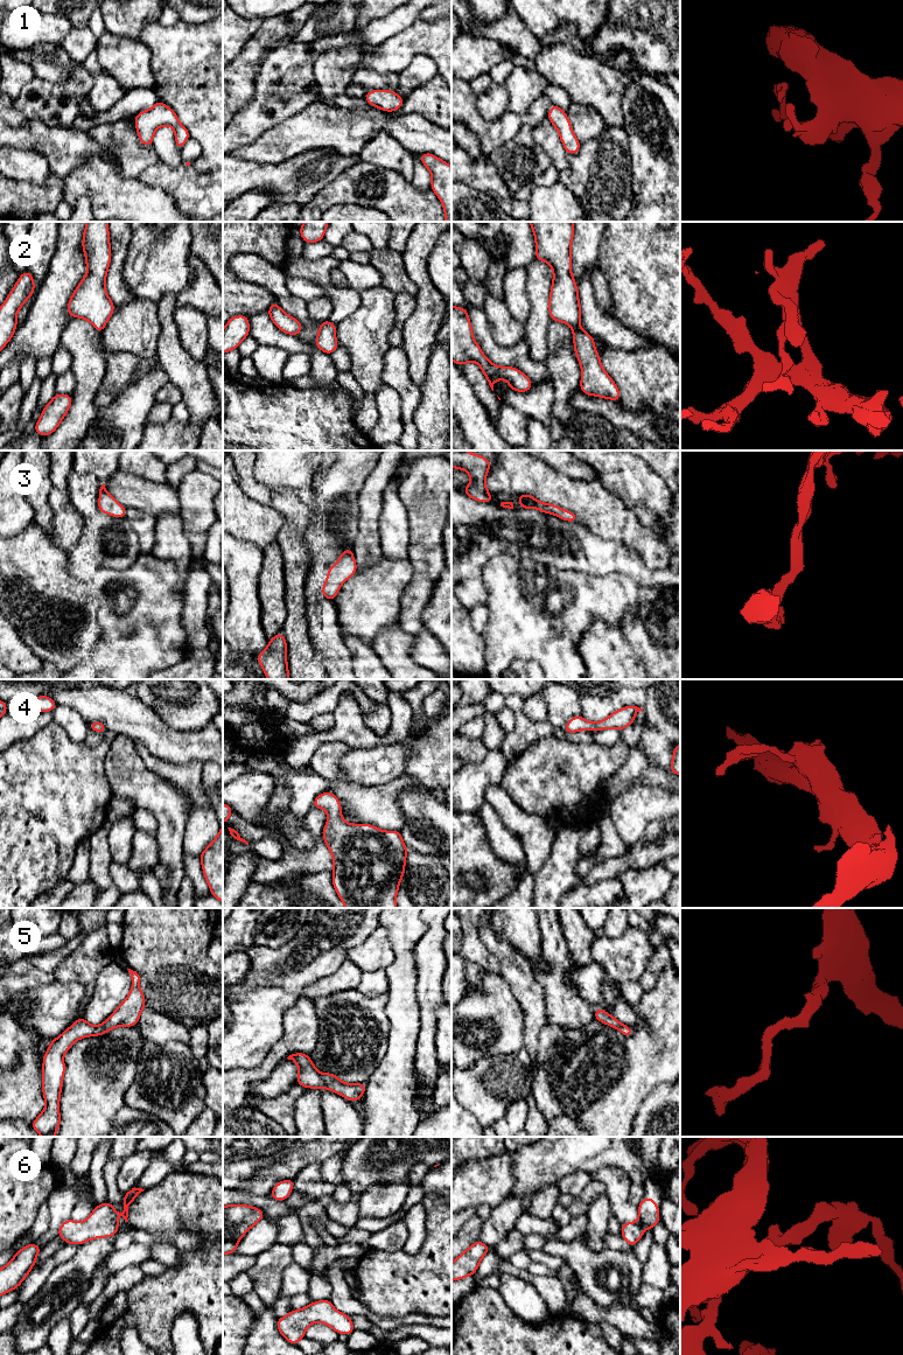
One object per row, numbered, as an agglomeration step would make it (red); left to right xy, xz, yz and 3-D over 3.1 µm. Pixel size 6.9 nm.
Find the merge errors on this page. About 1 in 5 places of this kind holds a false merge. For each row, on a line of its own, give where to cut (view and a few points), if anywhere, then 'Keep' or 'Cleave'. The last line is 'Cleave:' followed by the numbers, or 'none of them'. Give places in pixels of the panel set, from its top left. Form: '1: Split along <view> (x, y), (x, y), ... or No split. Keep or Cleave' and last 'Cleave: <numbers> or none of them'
1: No split. Keep
2: No split. Keep
3: No split. Keep
4: No split. Keep
5: No split. Keep
6: No split. Keep
Cleave: none of them

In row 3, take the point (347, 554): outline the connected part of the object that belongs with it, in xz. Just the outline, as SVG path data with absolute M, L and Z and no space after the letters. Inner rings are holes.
M345 549L338 557L338 563L328 567L328 578L322 586L322 595L334 601L343 582L357 571L352 549Z

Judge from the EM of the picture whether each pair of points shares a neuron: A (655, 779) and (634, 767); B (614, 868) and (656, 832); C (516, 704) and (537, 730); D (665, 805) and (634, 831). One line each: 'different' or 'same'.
A: same
B: same
C: same
D: same

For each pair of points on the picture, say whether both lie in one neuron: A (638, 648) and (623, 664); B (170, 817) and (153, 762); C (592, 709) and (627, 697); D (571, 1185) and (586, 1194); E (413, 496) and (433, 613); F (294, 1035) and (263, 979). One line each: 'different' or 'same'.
A: different
B: different
C: same
D: different
E: different
F: different

